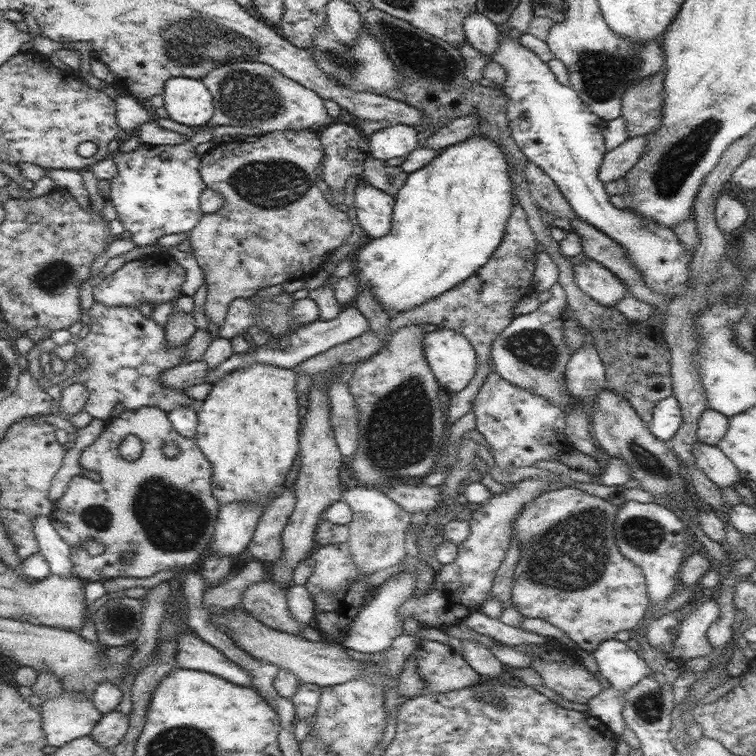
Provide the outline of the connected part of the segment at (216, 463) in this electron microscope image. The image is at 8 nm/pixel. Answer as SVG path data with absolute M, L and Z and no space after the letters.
M250 363L222 376L203 400L197 412L198 426L194 439L212 465L212 495L220 504L260 501L267 505L284 488L286 475L299 452L297 373L296 369L270 363Z

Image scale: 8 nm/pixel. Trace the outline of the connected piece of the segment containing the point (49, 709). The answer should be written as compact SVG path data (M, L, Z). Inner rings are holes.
M64 690L59 697L46 700L40 708L46 744L56 747L90 735L103 717L90 697L76 697L68 690Z

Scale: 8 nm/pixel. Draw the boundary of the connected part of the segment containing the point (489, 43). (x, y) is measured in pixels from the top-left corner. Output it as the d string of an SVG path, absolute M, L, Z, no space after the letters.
M472 11L468 13L468 17L464 17L465 38L476 49L493 58L494 51L498 49L498 41L500 41L500 32L496 25L480 11Z

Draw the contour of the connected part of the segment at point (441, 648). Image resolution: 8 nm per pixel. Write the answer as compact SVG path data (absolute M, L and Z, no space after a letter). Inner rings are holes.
M426 642L416 652L415 660L418 673L426 681L426 688L421 691L424 693L448 692L482 682L482 675L444 642Z

